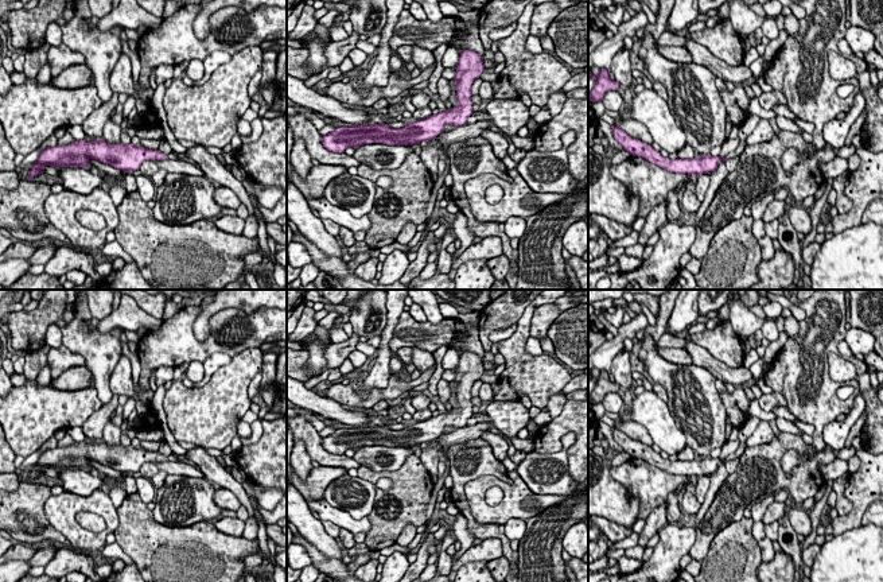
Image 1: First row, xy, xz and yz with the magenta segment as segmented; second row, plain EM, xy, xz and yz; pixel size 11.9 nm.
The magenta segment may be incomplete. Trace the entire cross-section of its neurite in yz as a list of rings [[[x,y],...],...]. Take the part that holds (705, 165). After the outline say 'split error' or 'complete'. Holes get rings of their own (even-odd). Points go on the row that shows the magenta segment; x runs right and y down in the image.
[[[611,125],[615,140],[623,147],[625,151],[629,151],[633,156],[641,156],[650,163],[662,167],[670,172],[676,174],[689,174],[693,176],[701,174],[711,174],[719,166],[719,162],[727,160],[727,156],[723,159],[720,156],[704,155],[701,158],[692,159],[674,159],[664,158],[661,152],[656,151],[650,144],[646,144],[638,139],[629,136],[623,129]]]; complete

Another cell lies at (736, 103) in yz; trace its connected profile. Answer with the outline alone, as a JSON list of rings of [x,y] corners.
[[[735,85],[734,90],[719,92],[732,127],[742,127],[748,113],[751,100],[746,94],[744,85]]]

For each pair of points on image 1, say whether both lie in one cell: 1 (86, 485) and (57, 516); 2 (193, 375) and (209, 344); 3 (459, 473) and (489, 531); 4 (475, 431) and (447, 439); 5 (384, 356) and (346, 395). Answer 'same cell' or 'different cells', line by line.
1: different cells
2: different cells
3: same cell
4: same cell
5: different cells

